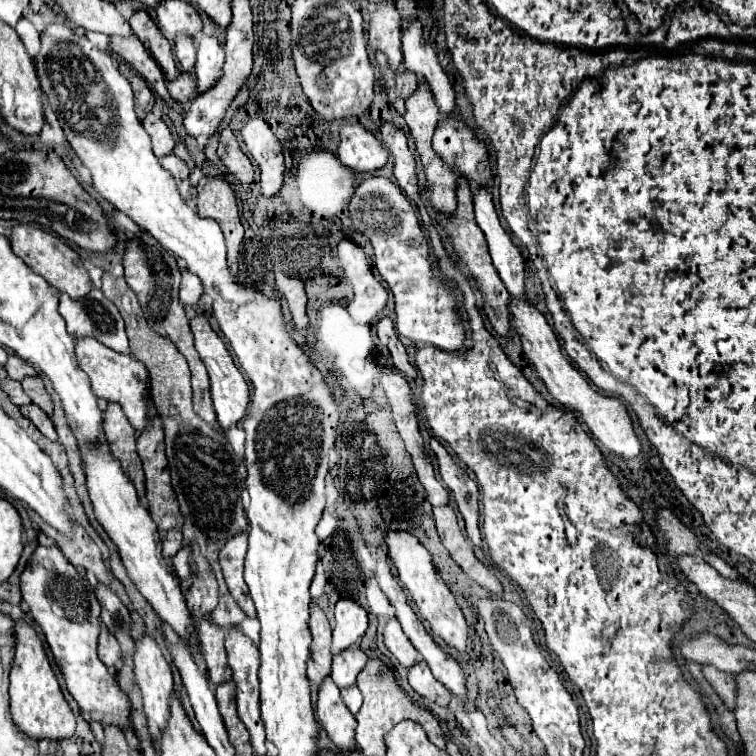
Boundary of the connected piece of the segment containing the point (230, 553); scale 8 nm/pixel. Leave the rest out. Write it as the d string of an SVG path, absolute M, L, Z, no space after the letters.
M240 532L232 536L226 546L220 550L220 566L224 572L224 580L228 584L230 594L246 612L248 618L256 618L254 602L248 594L248 586L244 582L244 554L248 550L248 532Z

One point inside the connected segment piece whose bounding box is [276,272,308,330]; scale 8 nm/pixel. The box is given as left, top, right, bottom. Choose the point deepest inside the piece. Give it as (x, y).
(293, 290)

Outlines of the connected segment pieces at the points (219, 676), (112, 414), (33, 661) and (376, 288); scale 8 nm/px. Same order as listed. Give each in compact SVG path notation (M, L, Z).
M200 620L198 622L198 636L204 646L204 662L208 668L208 680L218 686L220 682L226 682L232 678L226 650L224 650L224 630L216 626L212 620Z
M108 404L108 410L104 412L104 434L112 450L112 456L120 460L124 474L132 480L140 502L146 506L144 470L136 454L136 430L126 420L120 404Z
M14 620L14 634L16 634L16 652L14 652L14 664L10 670L10 714L14 724L36 738L52 738L62 740L74 734L76 720L70 704L64 700L64 694L60 690L58 678L48 662L48 656L44 652L44 646L40 638L36 636L36 630L20 620Z
M352 240L338 244L338 258L344 268L344 278L354 286L350 314L358 324L370 324L388 302L386 288L374 278L366 254Z

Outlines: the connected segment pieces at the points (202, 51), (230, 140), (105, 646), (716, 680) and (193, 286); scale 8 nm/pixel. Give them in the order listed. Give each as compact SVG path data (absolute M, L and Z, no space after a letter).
M202 36L196 60L196 78L200 92L206 92L216 84L216 80L222 76L222 66L224 66L224 50L220 42L212 36Z
M224 128L220 132L219 146L217 154L226 164L226 168L242 182L242 184L250 184L254 182L254 168L248 160L248 156L240 150L238 142L236 142L236 136L232 134L230 128Z
M102 626L102 632L100 632L100 640L98 640L98 656L100 656L100 660L102 660L108 668L114 666L114 664L122 658L118 640L108 632L106 626Z
M702 666L708 682L712 682L714 690L720 694L720 698L724 700L724 704L734 710L734 702L736 702L736 684L734 684L734 676L732 674L724 674L712 666Z
M182 270L182 282L180 282L180 302L182 304L196 304L202 296L200 280L194 274L188 274L188 270Z

